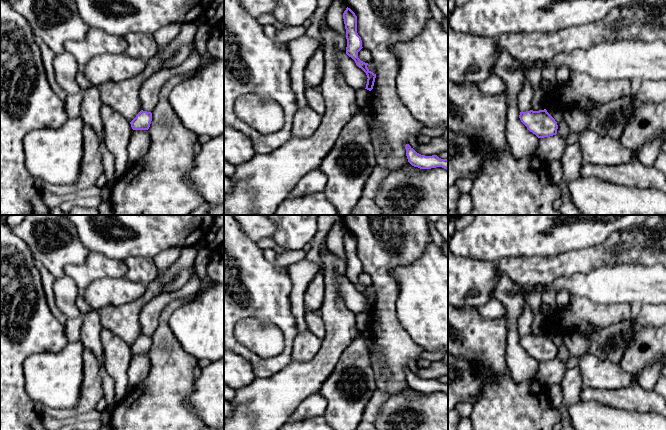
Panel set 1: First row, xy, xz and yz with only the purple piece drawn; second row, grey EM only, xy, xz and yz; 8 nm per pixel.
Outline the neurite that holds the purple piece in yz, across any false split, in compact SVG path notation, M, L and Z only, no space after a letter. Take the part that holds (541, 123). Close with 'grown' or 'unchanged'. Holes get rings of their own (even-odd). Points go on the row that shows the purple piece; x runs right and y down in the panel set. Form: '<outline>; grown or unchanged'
M546 109L520 112L519 118L527 129L538 138L550 137L557 134L557 122Z; unchanged

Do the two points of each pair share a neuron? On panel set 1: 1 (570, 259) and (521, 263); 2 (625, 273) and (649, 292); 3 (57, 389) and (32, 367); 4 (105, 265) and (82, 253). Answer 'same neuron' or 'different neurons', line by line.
1: same neuron
2: same neuron
3: same neuron
4: different neurons

